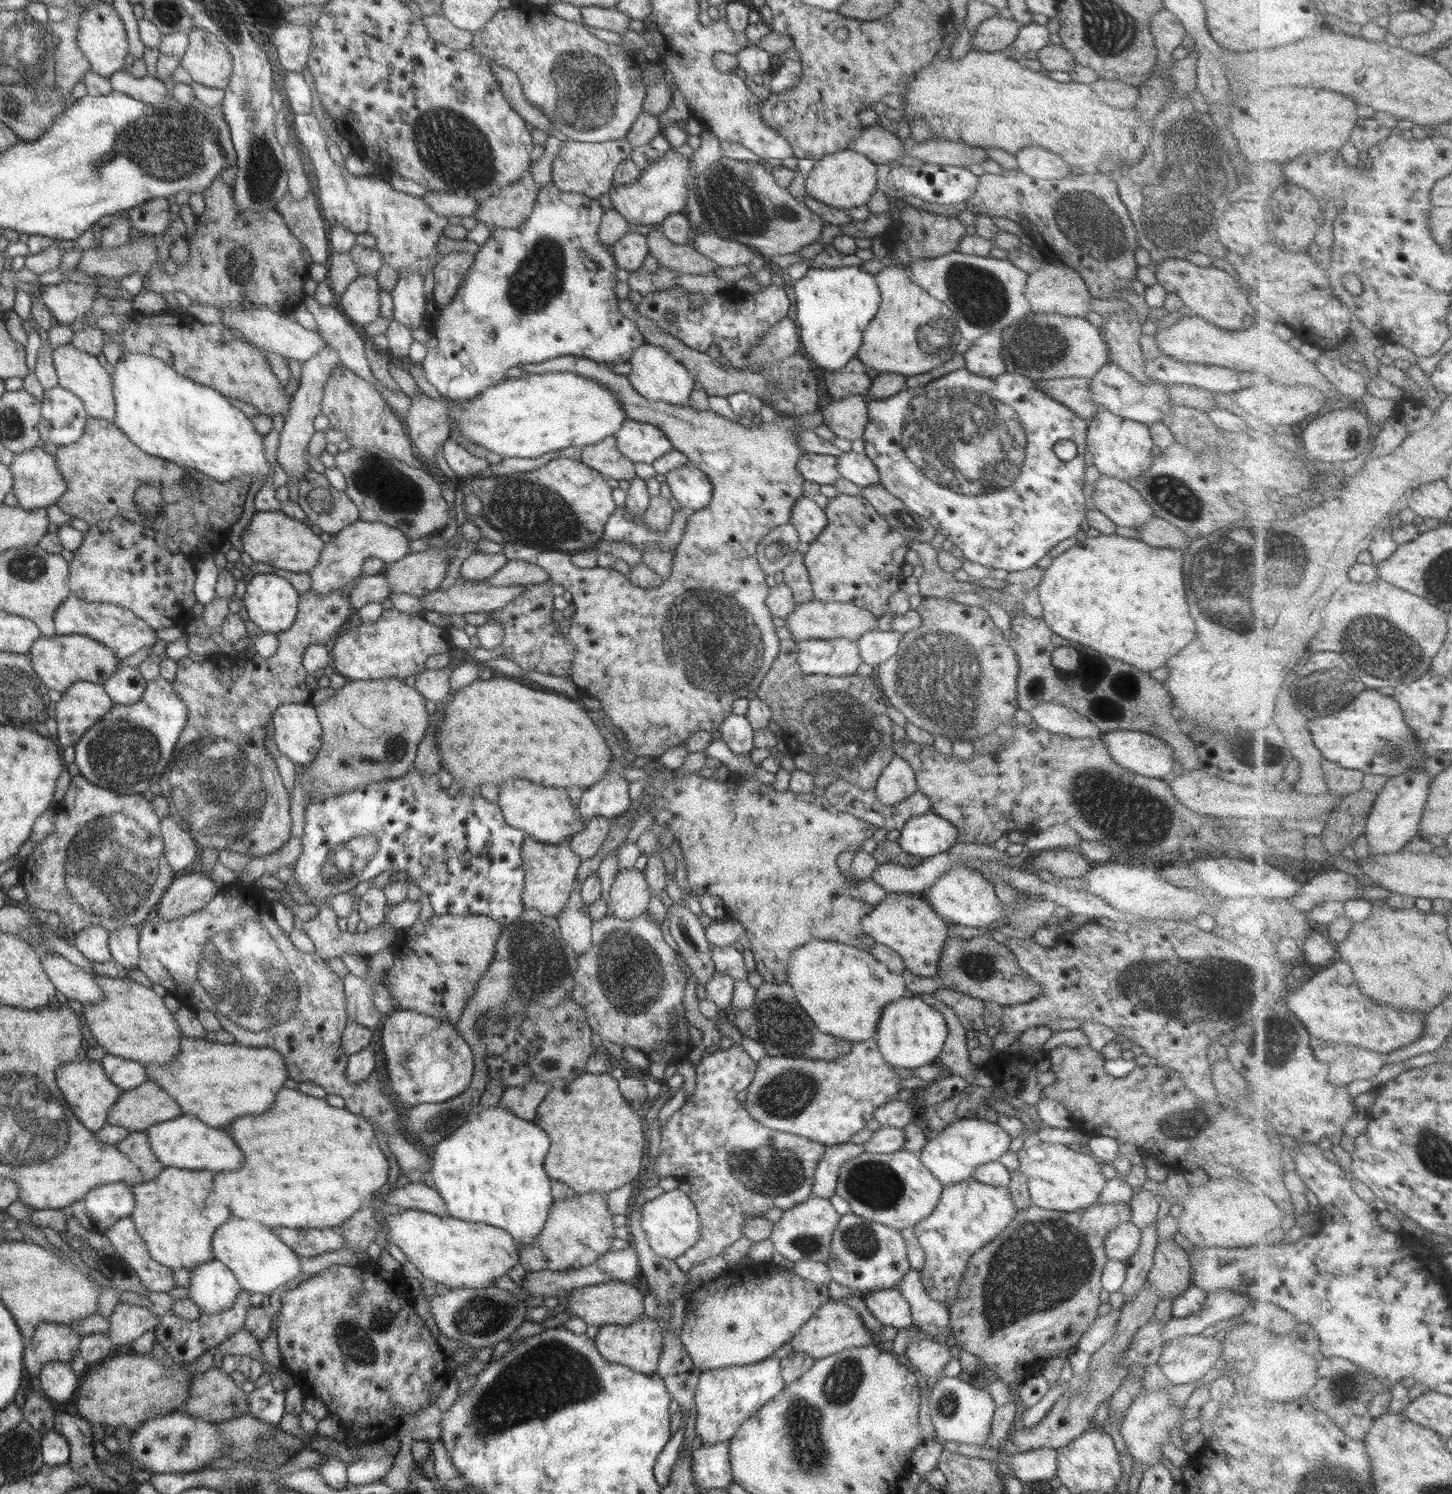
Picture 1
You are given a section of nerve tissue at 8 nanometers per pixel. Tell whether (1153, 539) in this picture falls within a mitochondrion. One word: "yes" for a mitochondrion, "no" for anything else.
no

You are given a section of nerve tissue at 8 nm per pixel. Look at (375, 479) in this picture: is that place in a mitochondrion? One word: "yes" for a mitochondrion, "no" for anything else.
yes

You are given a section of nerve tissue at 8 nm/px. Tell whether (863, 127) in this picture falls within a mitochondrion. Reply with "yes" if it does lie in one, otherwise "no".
no

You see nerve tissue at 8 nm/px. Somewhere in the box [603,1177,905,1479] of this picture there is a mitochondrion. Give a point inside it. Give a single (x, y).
(803, 1422)

